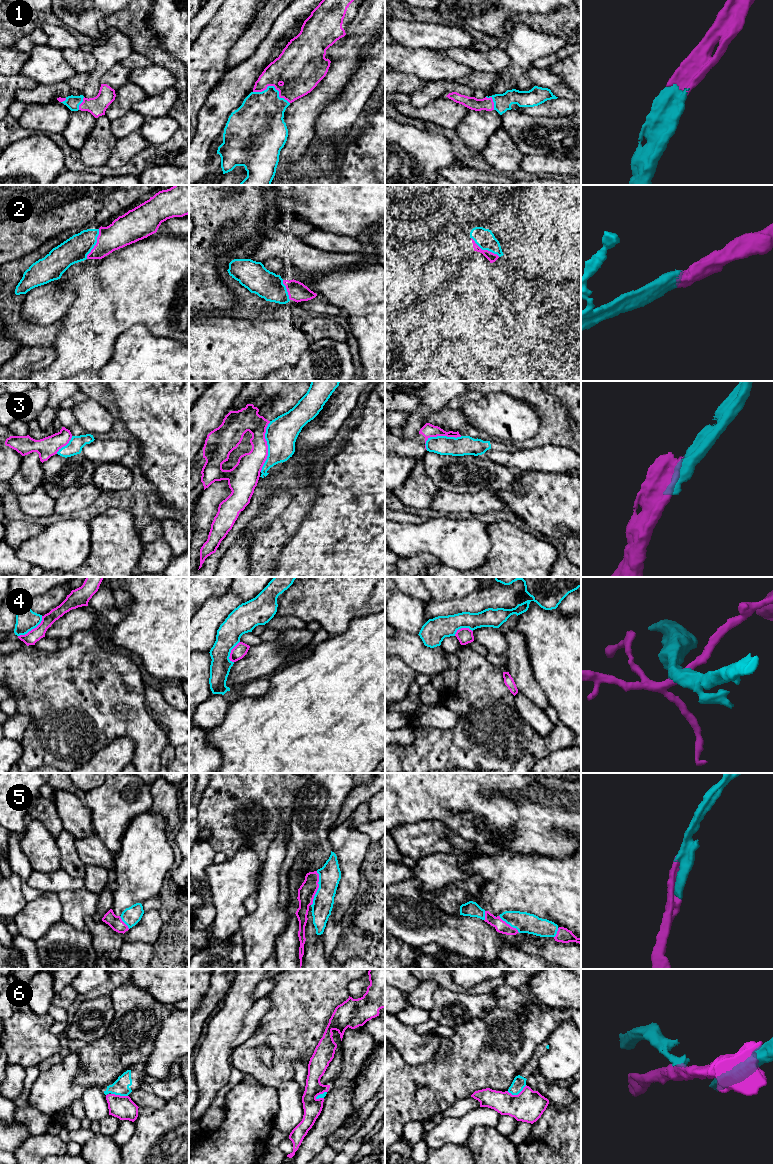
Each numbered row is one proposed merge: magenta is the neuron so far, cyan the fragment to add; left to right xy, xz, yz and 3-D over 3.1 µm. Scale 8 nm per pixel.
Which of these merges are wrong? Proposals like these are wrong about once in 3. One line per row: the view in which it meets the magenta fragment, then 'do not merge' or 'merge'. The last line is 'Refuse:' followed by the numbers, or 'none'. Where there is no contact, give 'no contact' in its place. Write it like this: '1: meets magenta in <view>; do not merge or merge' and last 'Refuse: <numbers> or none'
1: meets magenta in xz; merge
2: meets magenta in xy; merge
3: meets magenta in xz; do not merge
4: meets magenta in xy; do not merge
5: meets magenta in xz; merge
6: meets magenta in yz; do not merge
Refuse: 3, 4, 6

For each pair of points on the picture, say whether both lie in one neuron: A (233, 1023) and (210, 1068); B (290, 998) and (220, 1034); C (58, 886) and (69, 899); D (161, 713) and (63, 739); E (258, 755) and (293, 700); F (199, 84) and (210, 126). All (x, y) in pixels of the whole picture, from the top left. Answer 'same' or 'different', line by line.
A: same
B: different
C: different
D: different
E: same
F: different

